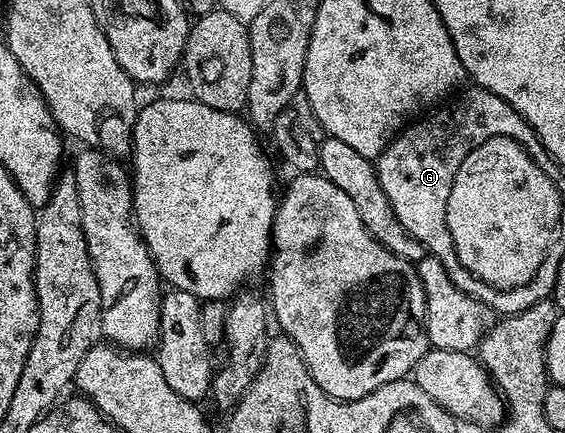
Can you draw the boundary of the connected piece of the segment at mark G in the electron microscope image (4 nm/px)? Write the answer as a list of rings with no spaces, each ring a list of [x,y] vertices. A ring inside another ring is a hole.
[[[475,86],[469,89],[469,92],[461,91],[455,97],[456,104],[449,108],[444,108],[441,112],[433,111],[409,123],[399,135],[393,137],[374,163],[378,182],[386,192],[386,198],[390,200],[398,222],[402,222],[402,226],[406,226],[406,230],[414,234],[418,242],[422,242],[425,253],[436,256],[438,262],[446,266],[446,274],[450,274],[458,290],[481,300],[484,297],[484,286],[468,284],[468,274],[458,266],[444,228],[442,214],[444,202],[448,202],[446,194],[450,194],[452,188],[450,178],[454,176],[458,162],[470,146],[486,146],[494,136],[502,136],[506,140],[522,140],[530,148],[530,154],[538,158],[547,158],[549,154],[532,127],[505,100],[498,98],[498,94],[490,94],[490,90]]]

